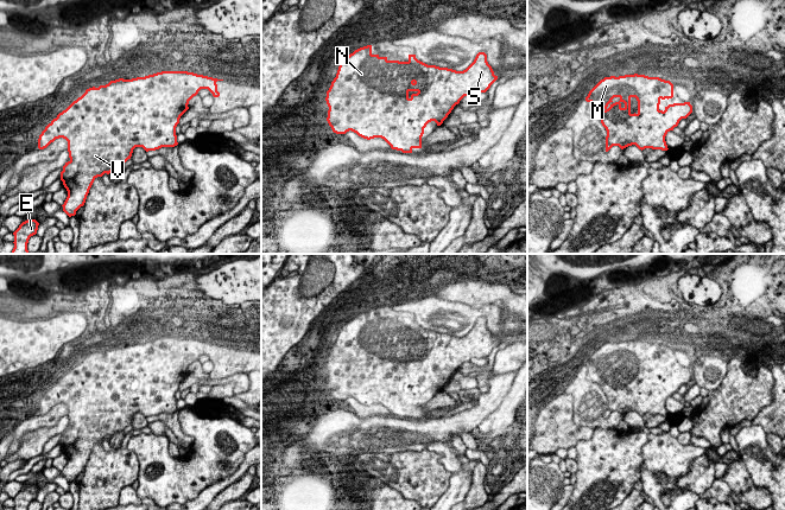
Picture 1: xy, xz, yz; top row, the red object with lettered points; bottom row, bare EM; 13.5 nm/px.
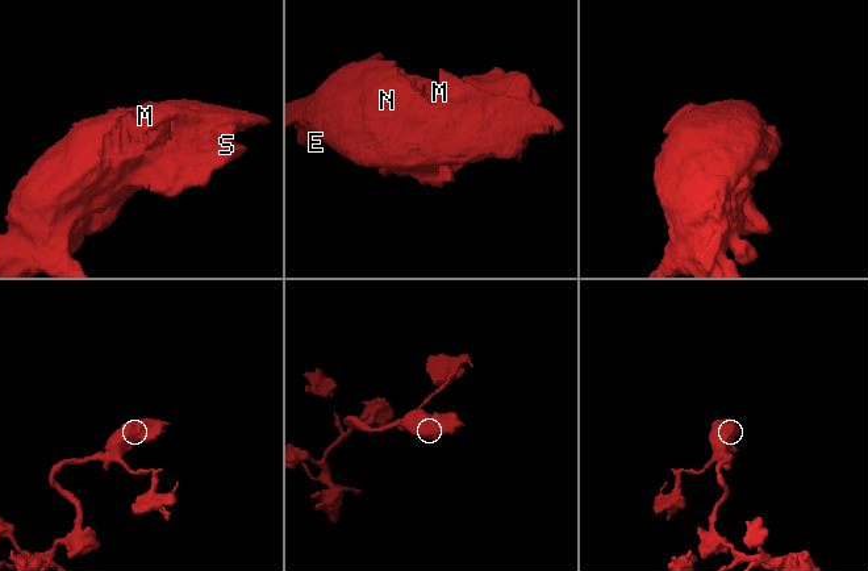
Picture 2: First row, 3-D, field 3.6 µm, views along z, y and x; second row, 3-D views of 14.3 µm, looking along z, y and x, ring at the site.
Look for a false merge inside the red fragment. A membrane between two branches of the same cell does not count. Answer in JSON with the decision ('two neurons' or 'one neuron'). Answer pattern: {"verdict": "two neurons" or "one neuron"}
{"verdict": "one neuron"}

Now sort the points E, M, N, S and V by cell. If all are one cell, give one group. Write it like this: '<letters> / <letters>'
E M N S V

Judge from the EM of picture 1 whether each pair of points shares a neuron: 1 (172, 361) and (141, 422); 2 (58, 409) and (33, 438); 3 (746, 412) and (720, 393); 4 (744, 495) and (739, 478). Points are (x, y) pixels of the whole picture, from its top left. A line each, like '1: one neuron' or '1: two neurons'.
1: two neurons
2: two neurons
3: one neuron
4: one neuron

